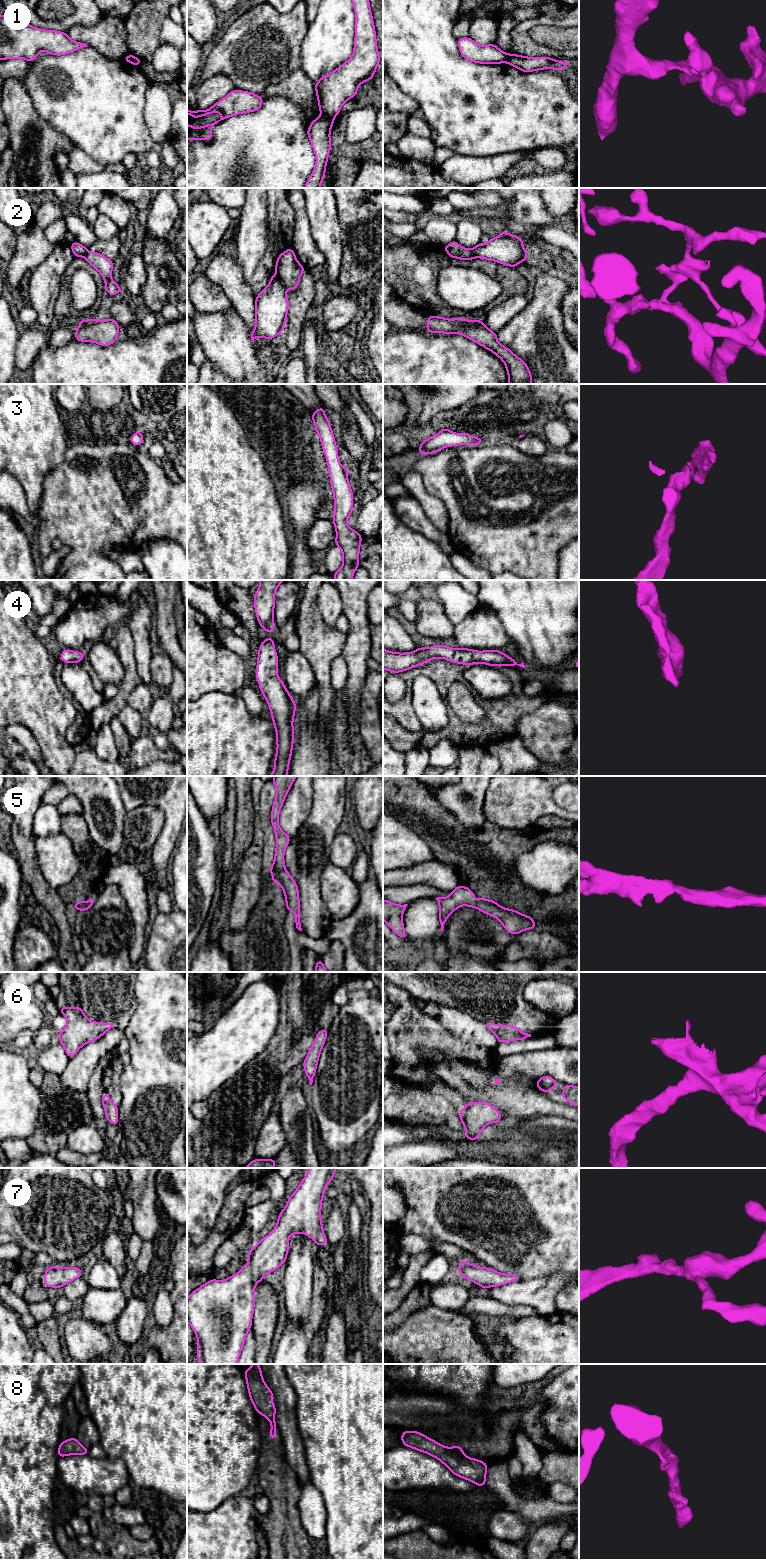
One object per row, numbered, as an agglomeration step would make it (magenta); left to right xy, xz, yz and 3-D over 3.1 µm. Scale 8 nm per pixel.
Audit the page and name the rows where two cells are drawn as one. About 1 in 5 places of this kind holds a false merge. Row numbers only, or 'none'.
1, 2

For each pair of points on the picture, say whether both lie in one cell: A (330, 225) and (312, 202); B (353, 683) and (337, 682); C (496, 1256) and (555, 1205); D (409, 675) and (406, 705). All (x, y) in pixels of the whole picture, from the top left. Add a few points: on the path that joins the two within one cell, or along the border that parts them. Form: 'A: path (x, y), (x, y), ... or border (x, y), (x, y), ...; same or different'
A: path (324, 219), (322, 212), (318, 208); same
B: border (345, 660), (347, 679), (346, 684), (342, 688); different
C: path (511, 1241), (540, 1212); same
D: path (409, 682), (407, 698); same

